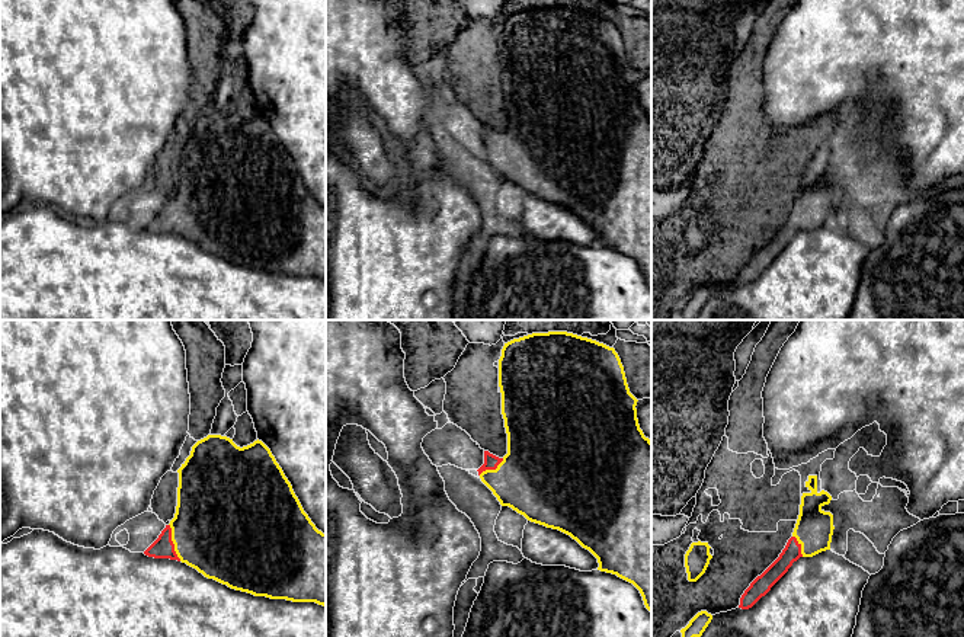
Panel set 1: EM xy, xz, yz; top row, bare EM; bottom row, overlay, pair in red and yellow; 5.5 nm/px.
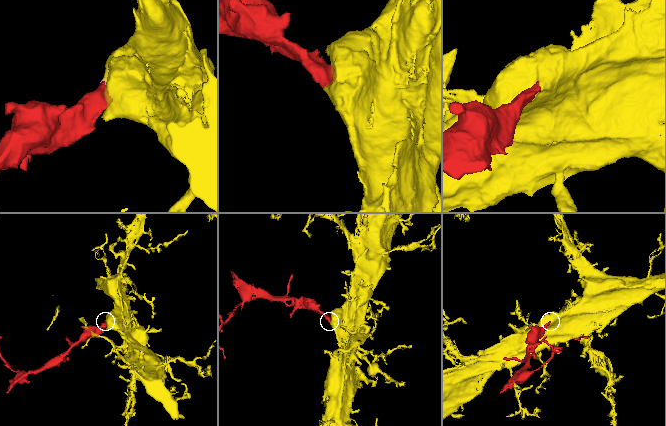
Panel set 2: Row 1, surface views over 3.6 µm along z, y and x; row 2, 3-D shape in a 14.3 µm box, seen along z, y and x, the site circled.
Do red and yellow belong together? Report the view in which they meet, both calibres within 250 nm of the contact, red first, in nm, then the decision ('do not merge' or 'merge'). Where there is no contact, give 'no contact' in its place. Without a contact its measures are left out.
xy | 120/480 nm | merge

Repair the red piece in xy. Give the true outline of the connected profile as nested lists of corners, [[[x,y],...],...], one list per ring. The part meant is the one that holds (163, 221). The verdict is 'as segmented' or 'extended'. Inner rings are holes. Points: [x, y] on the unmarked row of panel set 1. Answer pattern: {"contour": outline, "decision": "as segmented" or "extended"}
{"contour": [[[208,109],[192,121],[177,147],[174,192],[145,230],[186,237],[208,253],[254,271],[326,281],[326,208],[304,186],[262,115],[240,122],[227,111]]], "decision": "extended"}

